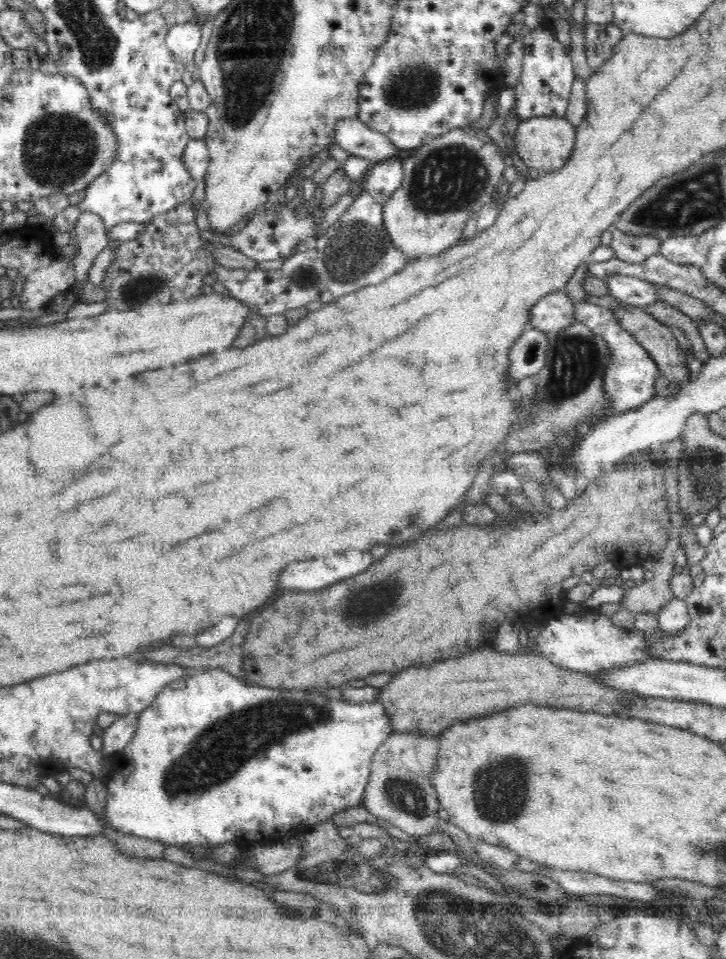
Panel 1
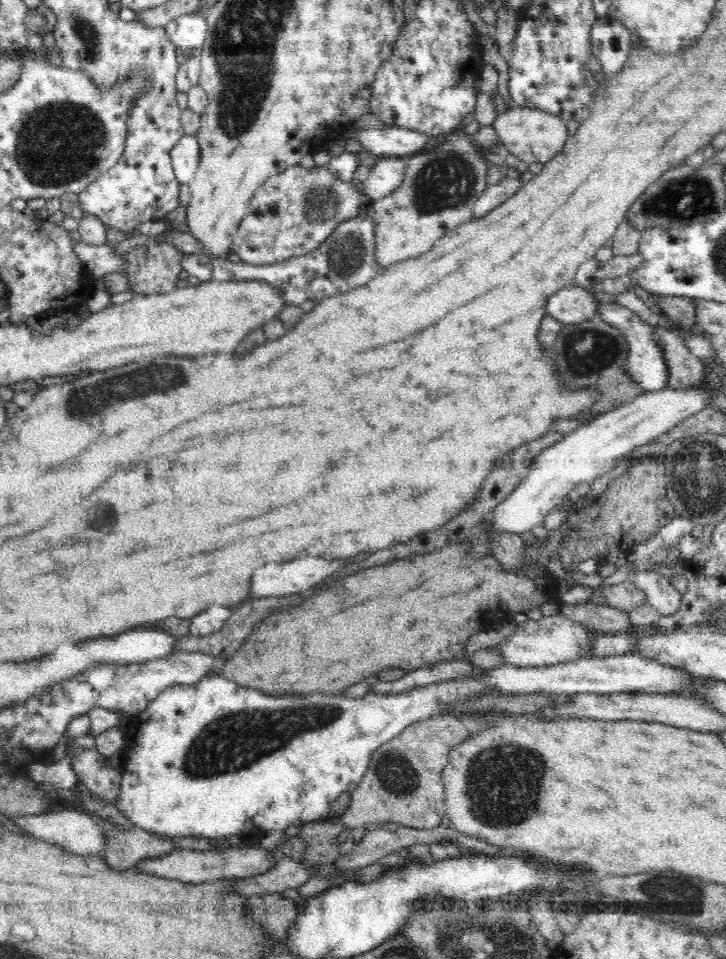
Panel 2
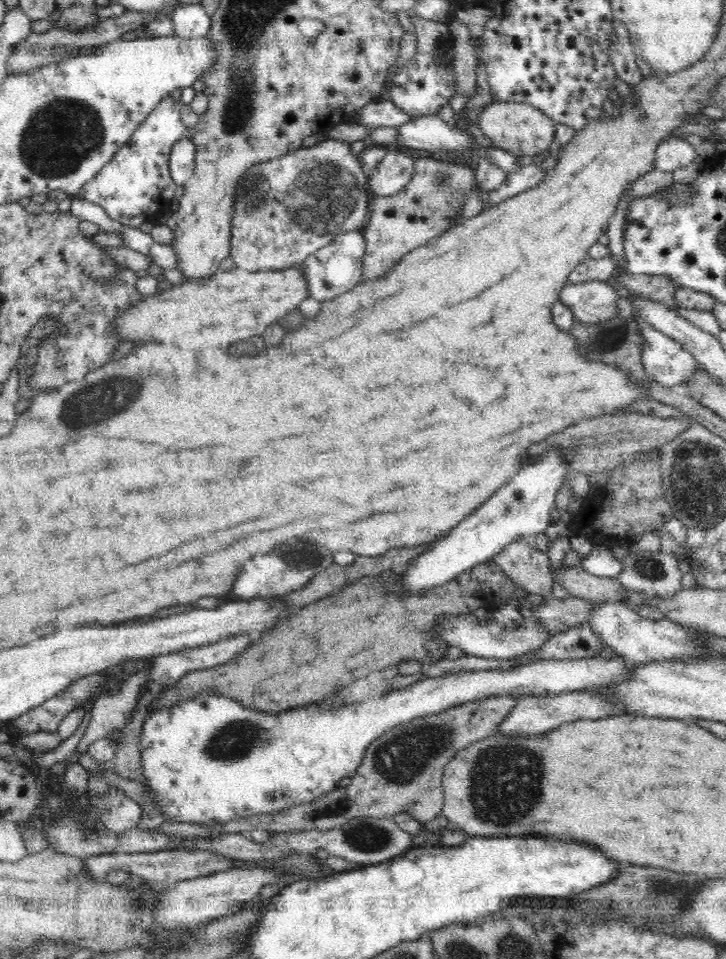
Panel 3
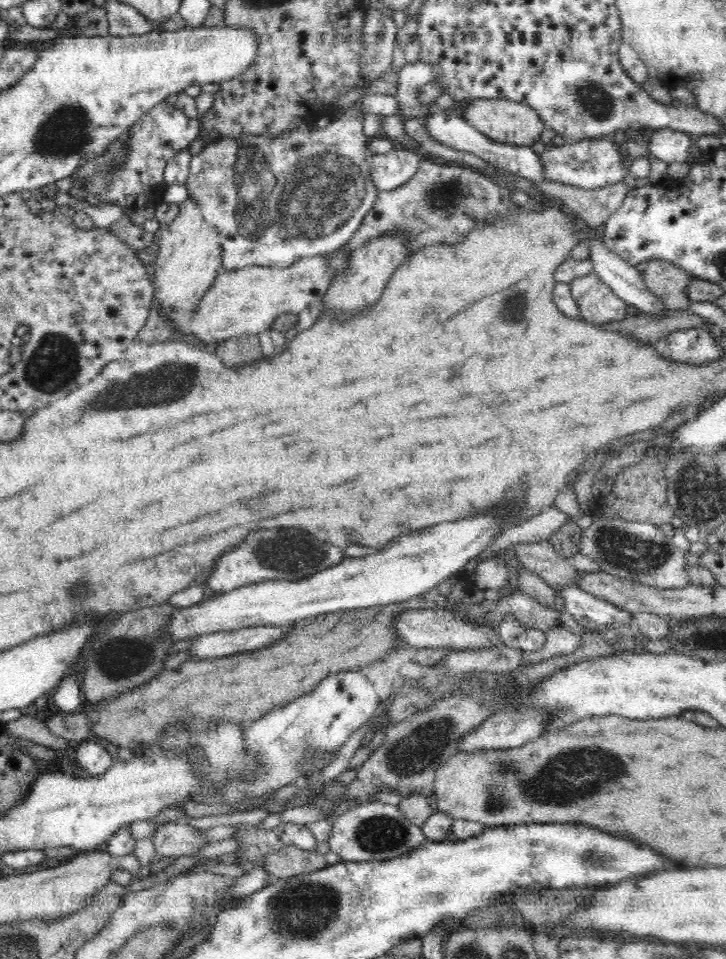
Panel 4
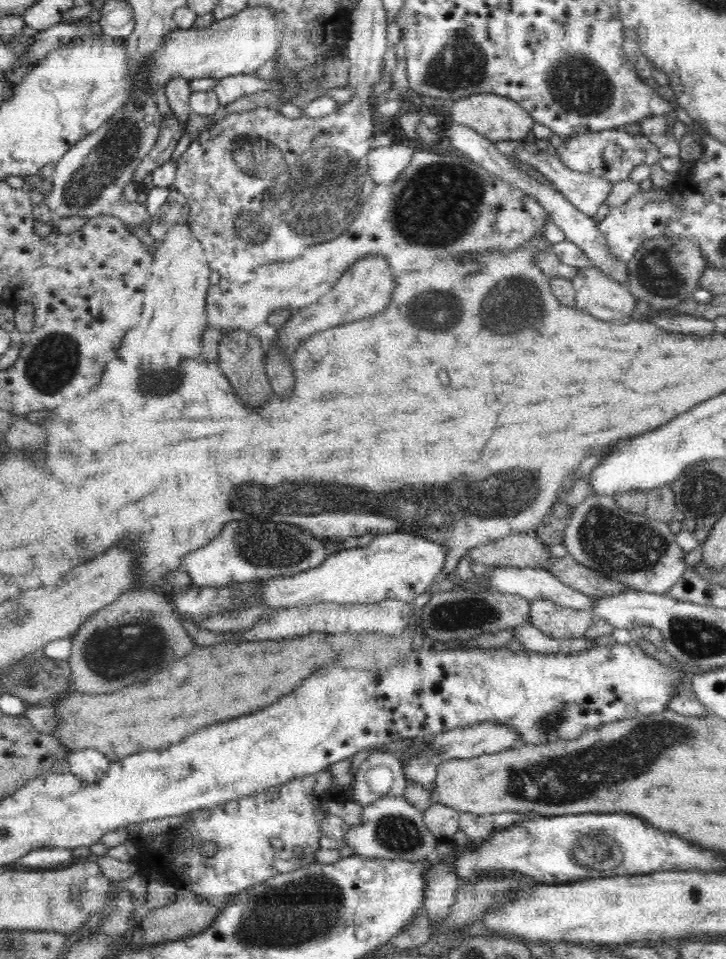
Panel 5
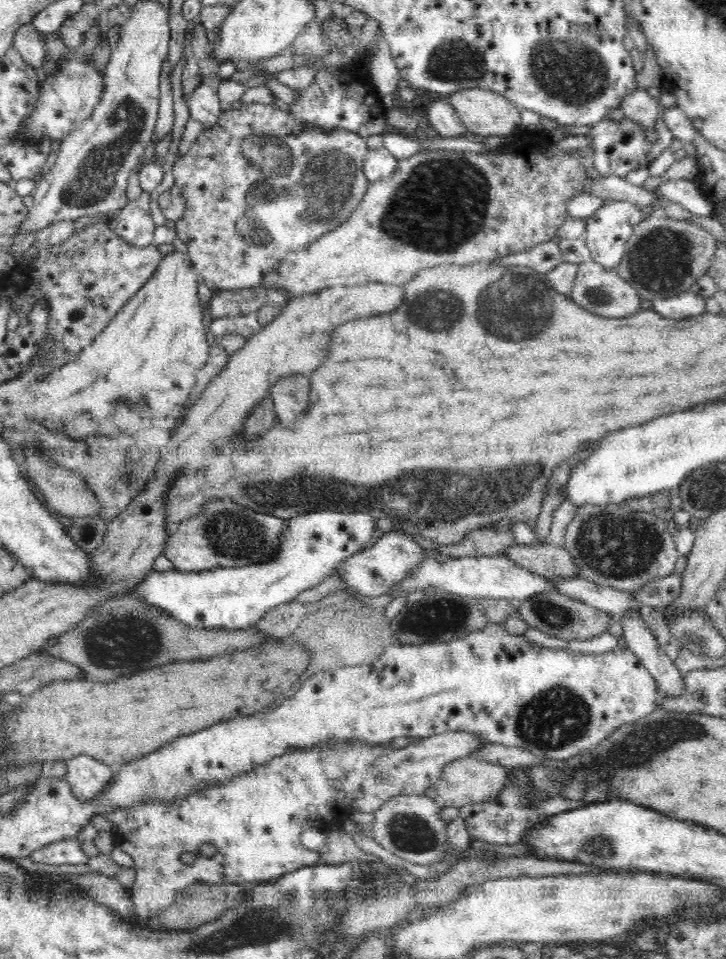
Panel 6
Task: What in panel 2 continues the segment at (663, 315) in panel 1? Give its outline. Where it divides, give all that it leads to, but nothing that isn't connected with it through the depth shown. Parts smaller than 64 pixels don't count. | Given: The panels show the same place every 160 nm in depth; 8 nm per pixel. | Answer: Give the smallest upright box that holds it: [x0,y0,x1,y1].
[657,296,701,332]

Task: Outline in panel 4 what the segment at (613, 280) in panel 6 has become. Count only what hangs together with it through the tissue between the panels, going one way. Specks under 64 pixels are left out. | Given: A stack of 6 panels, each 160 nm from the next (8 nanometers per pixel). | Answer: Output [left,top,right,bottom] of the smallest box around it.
[569,272,626,325]

